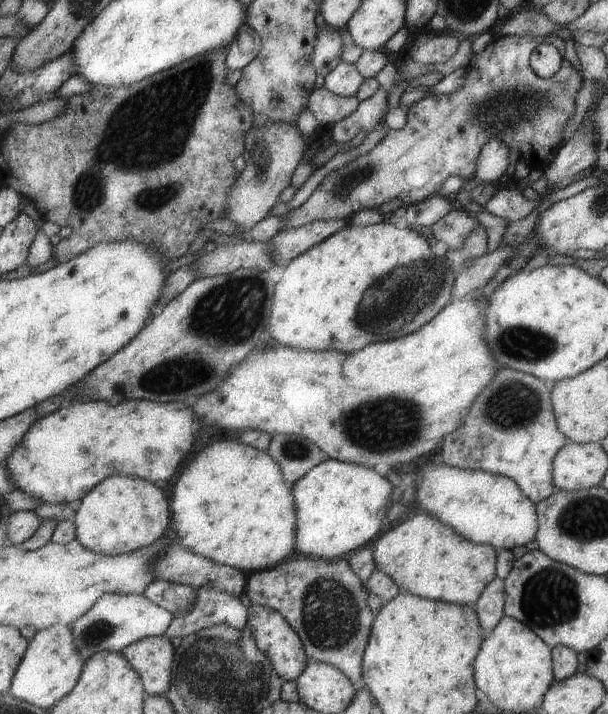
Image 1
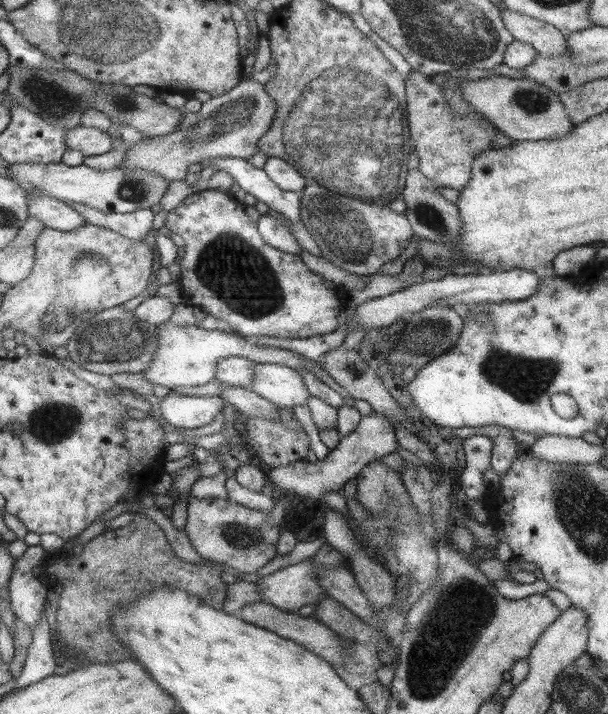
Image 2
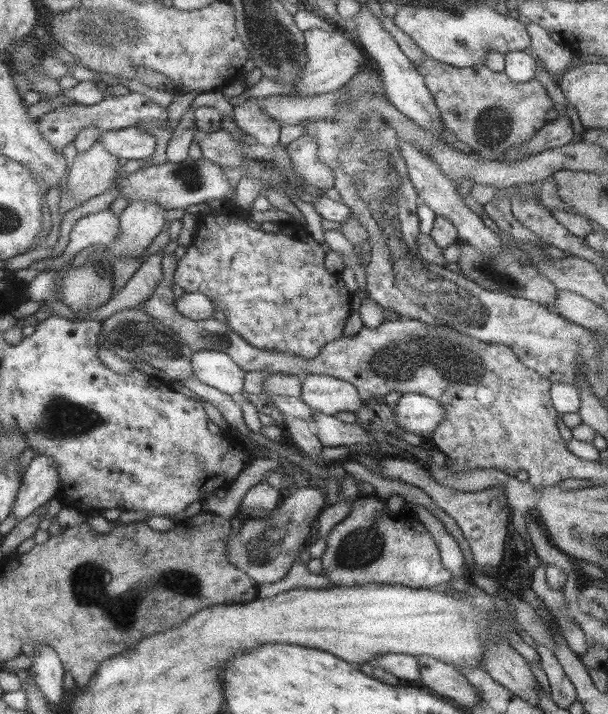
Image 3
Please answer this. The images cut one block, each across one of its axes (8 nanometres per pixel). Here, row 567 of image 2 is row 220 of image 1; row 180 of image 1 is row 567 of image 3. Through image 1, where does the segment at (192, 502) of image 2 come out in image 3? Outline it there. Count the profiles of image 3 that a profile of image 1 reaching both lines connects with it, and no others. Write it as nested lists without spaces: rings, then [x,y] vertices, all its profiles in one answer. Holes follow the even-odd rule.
[[[318,483],[310,487],[292,489],[283,496],[280,502],[264,518],[248,518],[239,530],[232,529],[227,540],[227,559],[236,568],[244,571],[252,580],[257,583],[273,583],[279,581],[293,565],[304,546],[304,541],[310,534],[310,524],[316,519],[321,511],[327,507],[325,492]]]

